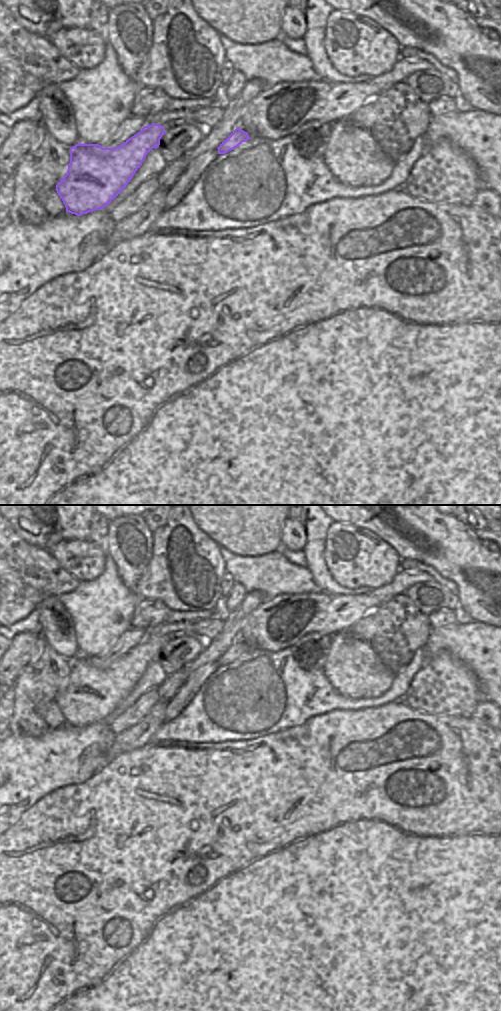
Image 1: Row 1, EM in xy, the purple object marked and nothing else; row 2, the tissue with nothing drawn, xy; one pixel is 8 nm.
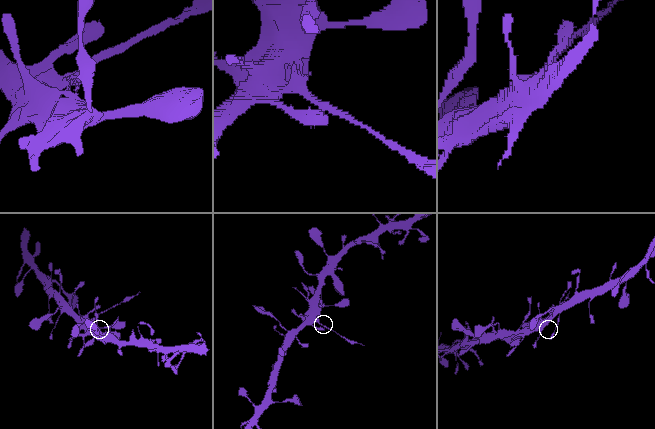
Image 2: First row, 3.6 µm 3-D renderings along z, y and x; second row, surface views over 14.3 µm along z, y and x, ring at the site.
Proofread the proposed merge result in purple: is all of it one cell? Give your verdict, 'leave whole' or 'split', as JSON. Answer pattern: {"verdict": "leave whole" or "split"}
{"verdict": "split"}

